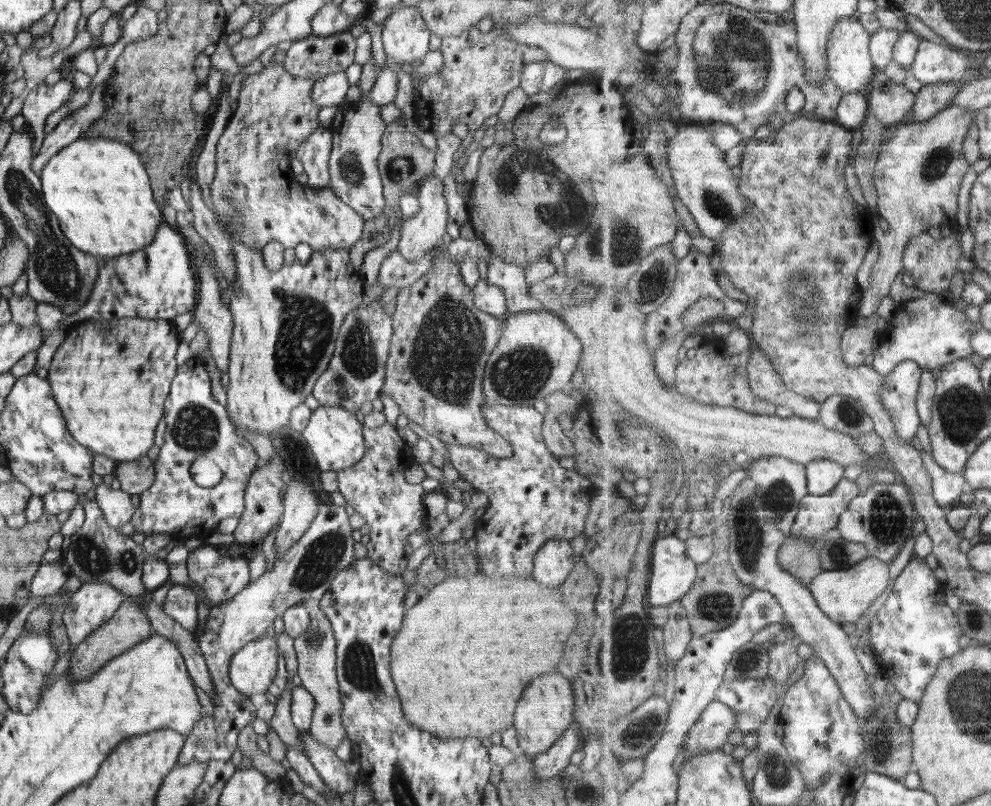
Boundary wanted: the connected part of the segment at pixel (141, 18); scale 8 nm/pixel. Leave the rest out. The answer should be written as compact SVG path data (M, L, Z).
M140 5L132 18L122 23L122 38L118 39L118 46L126 46L129 42L147 39L157 32L156 12L152 8Z

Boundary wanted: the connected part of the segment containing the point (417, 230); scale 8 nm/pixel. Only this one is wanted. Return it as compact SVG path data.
M432 175L420 182L420 192L416 196L420 208L413 215L406 216L395 249L404 259L416 262L430 252L432 248L436 248L442 241L448 239L448 204L446 204L446 198L443 196L443 189L443 180Z

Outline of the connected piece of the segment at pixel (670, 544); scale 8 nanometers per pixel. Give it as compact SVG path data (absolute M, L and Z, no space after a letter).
M672 534L663 535L654 546L654 574L651 583L648 603L656 606L669 606L673 602L682 601L696 587L700 578L700 563L692 558L687 539Z

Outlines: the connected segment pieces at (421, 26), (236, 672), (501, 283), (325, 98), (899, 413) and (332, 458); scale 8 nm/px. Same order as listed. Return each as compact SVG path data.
M398 5L382 26L384 52L396 64L412 64L415 60L428 59L430 29L416 5Z
M262 635L258 639L248 642L232 656L230 669L228 669L232 686L240 694L244 693L247 698L251 694L264 694L270 688L270 684L272 684L272 681L276 678L276 673L278 673L277 650L277 640L274 636Z
M493 252L489 259L487 281L502 289L508 314L545 309L539 299L530 296L523 267L506 263Z
M345 72L330 73L314 81L310 98L318 107L338 106L344 102L349 86Z
M906 360L892 374L886 375L886 385L882 387L882 401L892 412L900 436L908 442L918 436L924 424L919 397L927 369L916 360Z
M319 406L311 412L309 423L301 436L305 446L312 450L316 464L321 472L339 471L356 464L365 453L364 426L355 413L344 407Z

